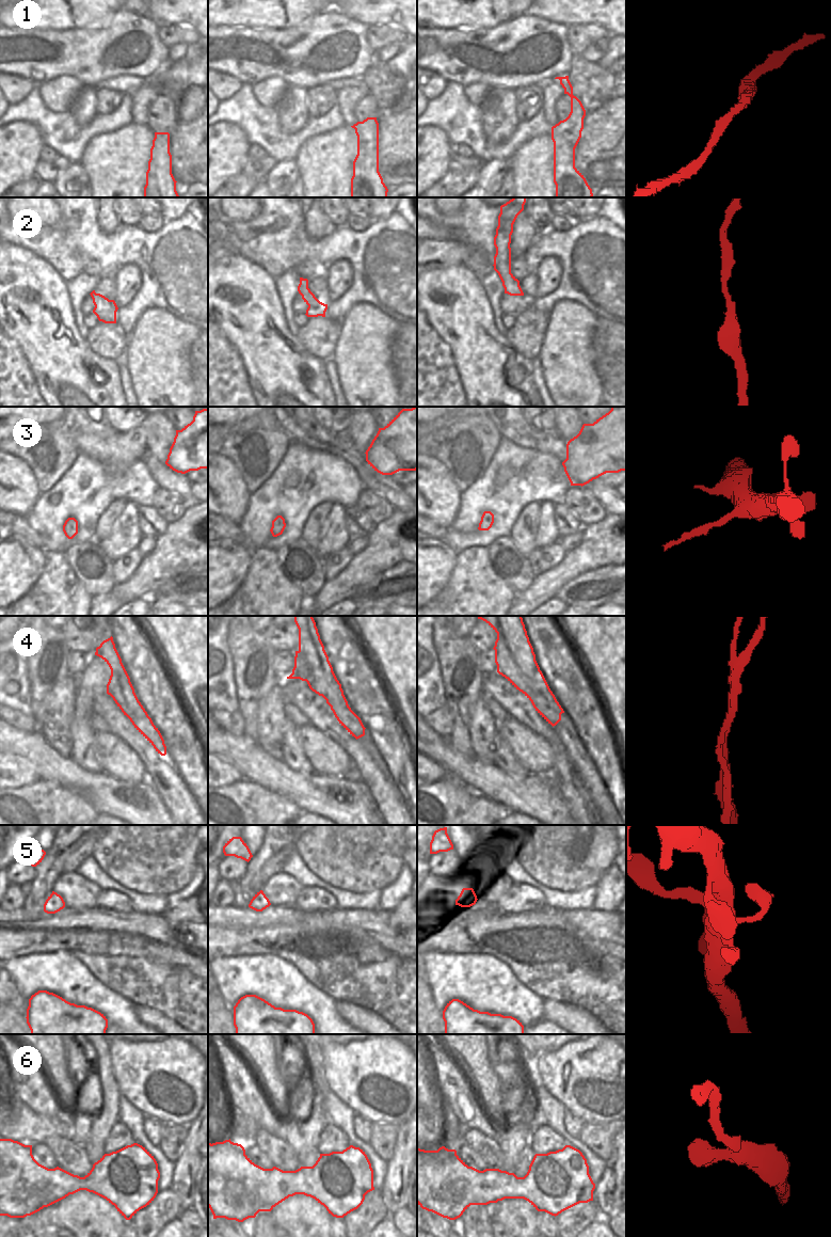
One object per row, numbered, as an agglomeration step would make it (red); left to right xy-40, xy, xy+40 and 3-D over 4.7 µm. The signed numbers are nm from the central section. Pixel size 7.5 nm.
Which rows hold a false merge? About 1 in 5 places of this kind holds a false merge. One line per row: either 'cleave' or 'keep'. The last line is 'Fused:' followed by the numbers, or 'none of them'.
1: keep
2: keep
3: keep
4: cleave
5: keep
6: keep
Fused: 4

